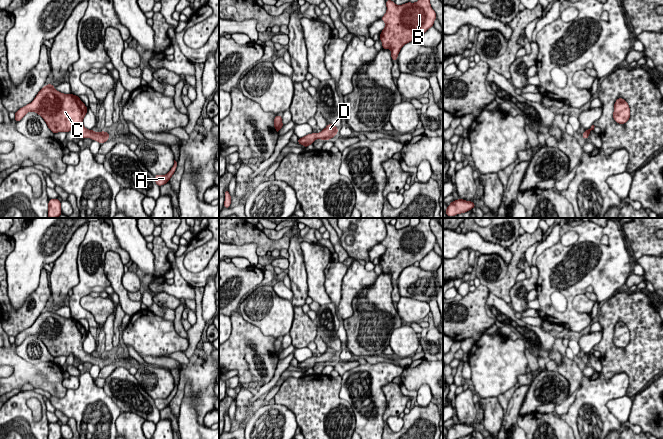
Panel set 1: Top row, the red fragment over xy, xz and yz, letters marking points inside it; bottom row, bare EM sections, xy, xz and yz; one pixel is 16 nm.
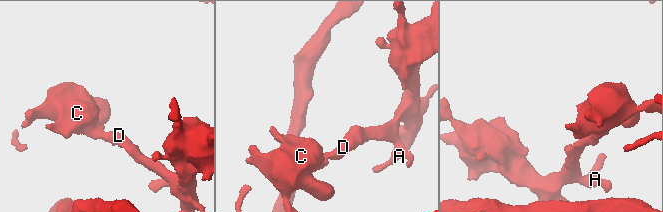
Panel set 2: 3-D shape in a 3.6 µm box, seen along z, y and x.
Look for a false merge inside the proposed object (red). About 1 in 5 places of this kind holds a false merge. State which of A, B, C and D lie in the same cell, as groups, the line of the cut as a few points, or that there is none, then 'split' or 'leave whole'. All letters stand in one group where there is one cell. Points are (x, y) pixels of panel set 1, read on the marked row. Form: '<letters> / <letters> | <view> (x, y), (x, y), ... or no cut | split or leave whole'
A B C D | no cut | leave whole

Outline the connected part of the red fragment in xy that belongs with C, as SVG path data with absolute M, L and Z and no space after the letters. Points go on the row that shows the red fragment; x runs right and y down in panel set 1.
M47 84L31 103L15 112L14 120L19 122L28 112L36 112L54 134L72 130L82 139L90 138L103 144L109 139L109 133L95 132L83 126L87 109L79 96L61 93L54 89L54 85Z

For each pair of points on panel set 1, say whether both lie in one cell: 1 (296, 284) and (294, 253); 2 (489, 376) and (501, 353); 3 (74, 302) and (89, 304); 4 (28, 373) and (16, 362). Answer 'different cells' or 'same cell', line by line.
1: same cell
2: same cell
3: different cells
4: same cell

